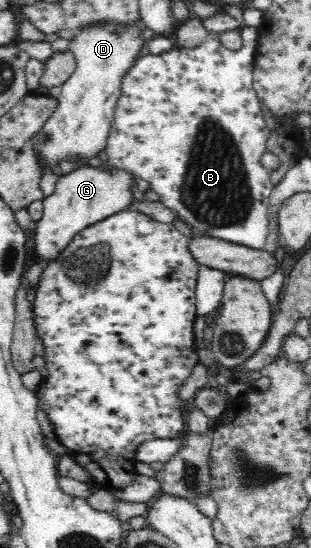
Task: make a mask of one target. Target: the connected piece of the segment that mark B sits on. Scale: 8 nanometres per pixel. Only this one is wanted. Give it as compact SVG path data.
M248 26L244 32L243 46L240 50L230 50L226 48L219 38L207 38L196 48L186 48L181 45L174 46L169 51L154 55L140 56L136 64L124 74L122 78L122 94L118 98L114 116L112 119L110 134L108 134L106 152L108 158L104 163L101 160L91 160L90 166L101 166L105 170L126 170L132 175L142 178L149 183L151 190L160 196L160 201L170 210L173 210L178 218L183 220L195 234L208 235L211 237L227 240L234 244L241 244L245 247L262 249L268 236L268 216L269 194L274 188L270 181L270 174L262 165L260 158L267 152L267 142L269 130L264 120L262 112L262 100L253 89L253 70L258 46L258 32L256 27Z

